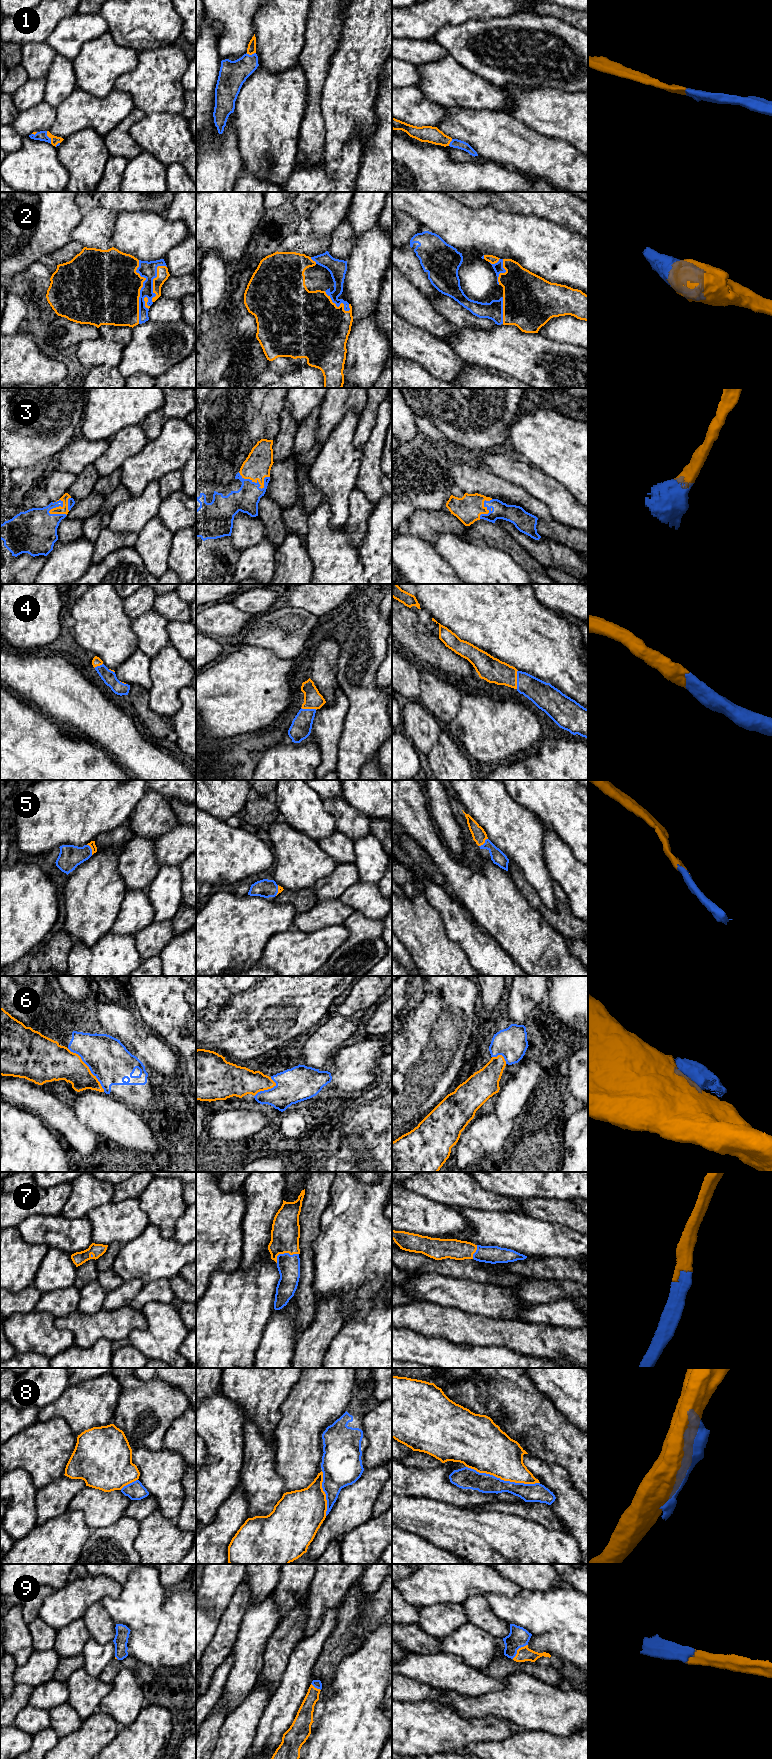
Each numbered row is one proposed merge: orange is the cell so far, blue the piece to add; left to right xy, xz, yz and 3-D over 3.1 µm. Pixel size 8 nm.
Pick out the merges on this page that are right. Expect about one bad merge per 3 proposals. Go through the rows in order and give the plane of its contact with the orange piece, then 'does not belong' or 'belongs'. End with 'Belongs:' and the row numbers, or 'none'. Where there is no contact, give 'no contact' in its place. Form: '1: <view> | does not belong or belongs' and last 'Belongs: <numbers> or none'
1: xy | belongs
2: xy | belongs
3: xz | belongs
4: yz | belongs
5: xy | belongs
6: xy | does not belong
7: xz | belongs
8: yz | does not belong
9: yz | belongs
Belongs: 1, 2, 3, 4, 5, 7, 9

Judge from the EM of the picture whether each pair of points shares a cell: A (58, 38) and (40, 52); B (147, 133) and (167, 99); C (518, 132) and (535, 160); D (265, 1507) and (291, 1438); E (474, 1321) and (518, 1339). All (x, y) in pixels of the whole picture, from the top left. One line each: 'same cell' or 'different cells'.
A: different cells
B: different cells
C: same cell
D: different cells
E: same cell

